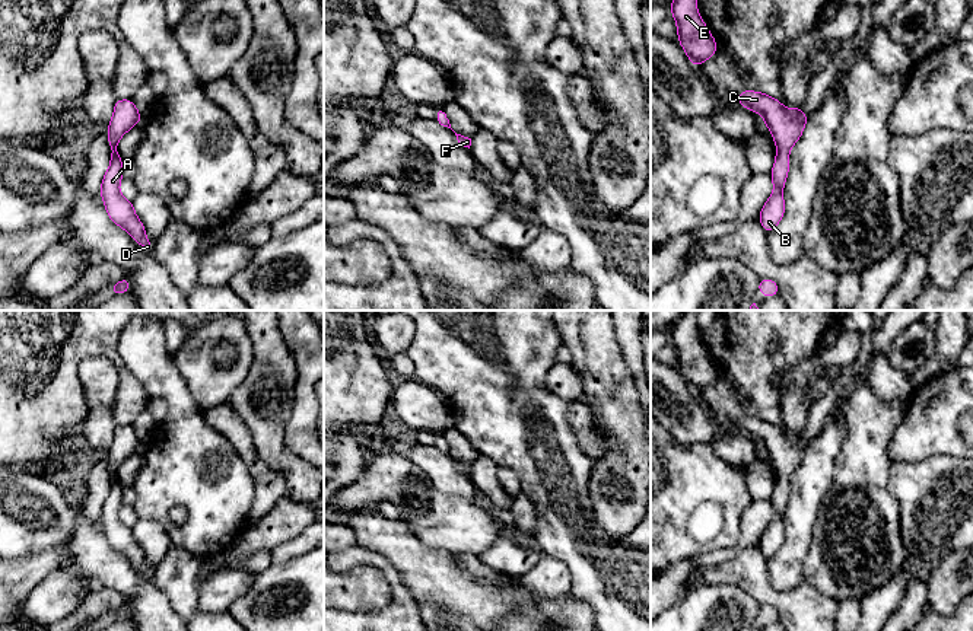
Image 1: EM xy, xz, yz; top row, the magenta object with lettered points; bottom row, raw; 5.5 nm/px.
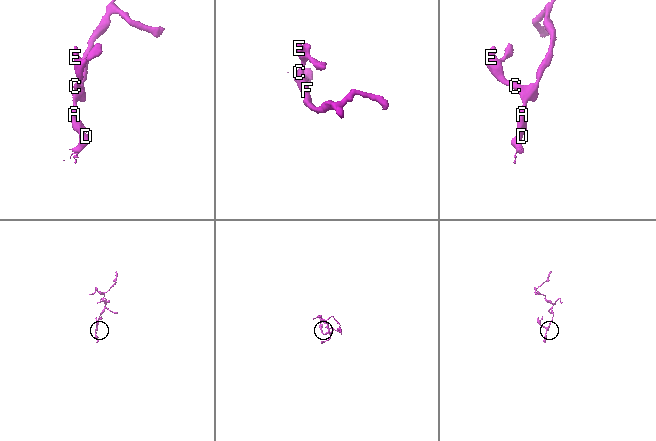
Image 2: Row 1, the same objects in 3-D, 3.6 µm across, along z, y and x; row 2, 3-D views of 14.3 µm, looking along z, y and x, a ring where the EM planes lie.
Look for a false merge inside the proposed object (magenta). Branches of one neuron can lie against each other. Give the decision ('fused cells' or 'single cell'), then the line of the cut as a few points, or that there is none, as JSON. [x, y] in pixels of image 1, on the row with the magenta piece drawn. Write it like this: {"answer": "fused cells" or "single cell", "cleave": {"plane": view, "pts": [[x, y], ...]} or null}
{"answer": "single cell", "cleave": null}

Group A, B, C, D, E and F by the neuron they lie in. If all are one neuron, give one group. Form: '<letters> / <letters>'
A B C D E F

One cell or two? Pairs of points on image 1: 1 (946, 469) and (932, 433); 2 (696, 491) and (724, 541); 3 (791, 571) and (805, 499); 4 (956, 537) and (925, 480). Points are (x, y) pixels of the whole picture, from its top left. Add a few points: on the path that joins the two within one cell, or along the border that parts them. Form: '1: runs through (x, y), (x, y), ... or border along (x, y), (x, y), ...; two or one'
1: border along (957, 456), (931, 455), (922, 459), (906, 461); two
2: runs through (712, 491), (730, 507), (730, 525); one
3: runs through (792, 554), (798, 541), (800, 516); one
4: runs through (956, 522), (956, 512), (940, 494); one

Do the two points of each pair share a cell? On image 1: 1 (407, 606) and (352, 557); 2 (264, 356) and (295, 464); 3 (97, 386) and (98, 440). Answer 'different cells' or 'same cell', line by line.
1: same cell
2: same cell
3: same cell

